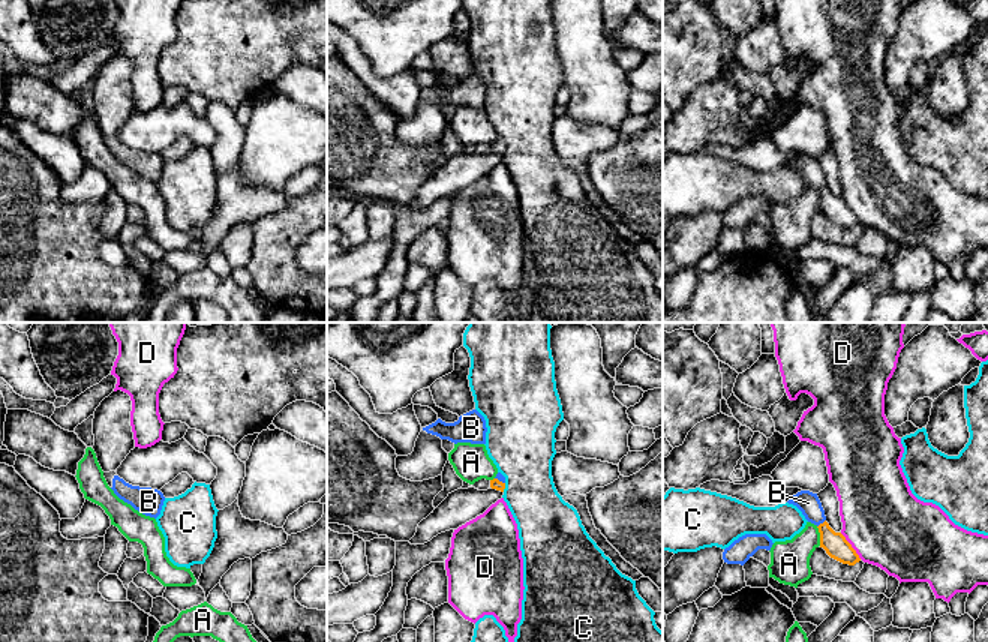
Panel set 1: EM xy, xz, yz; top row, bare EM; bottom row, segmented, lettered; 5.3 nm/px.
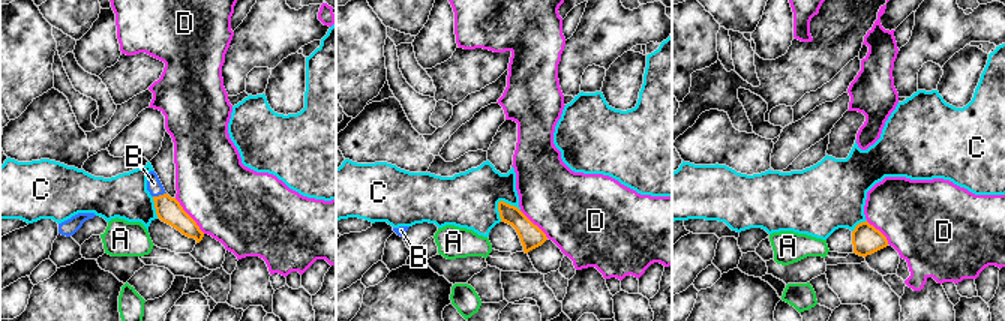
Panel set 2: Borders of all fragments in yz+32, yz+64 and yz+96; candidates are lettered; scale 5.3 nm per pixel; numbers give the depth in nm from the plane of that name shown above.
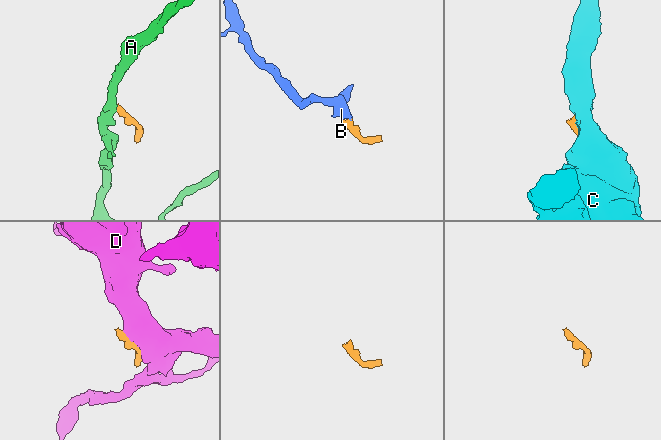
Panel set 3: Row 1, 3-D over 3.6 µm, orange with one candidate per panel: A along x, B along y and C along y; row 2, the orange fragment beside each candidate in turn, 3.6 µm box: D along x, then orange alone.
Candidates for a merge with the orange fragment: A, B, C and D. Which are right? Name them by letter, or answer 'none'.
B

